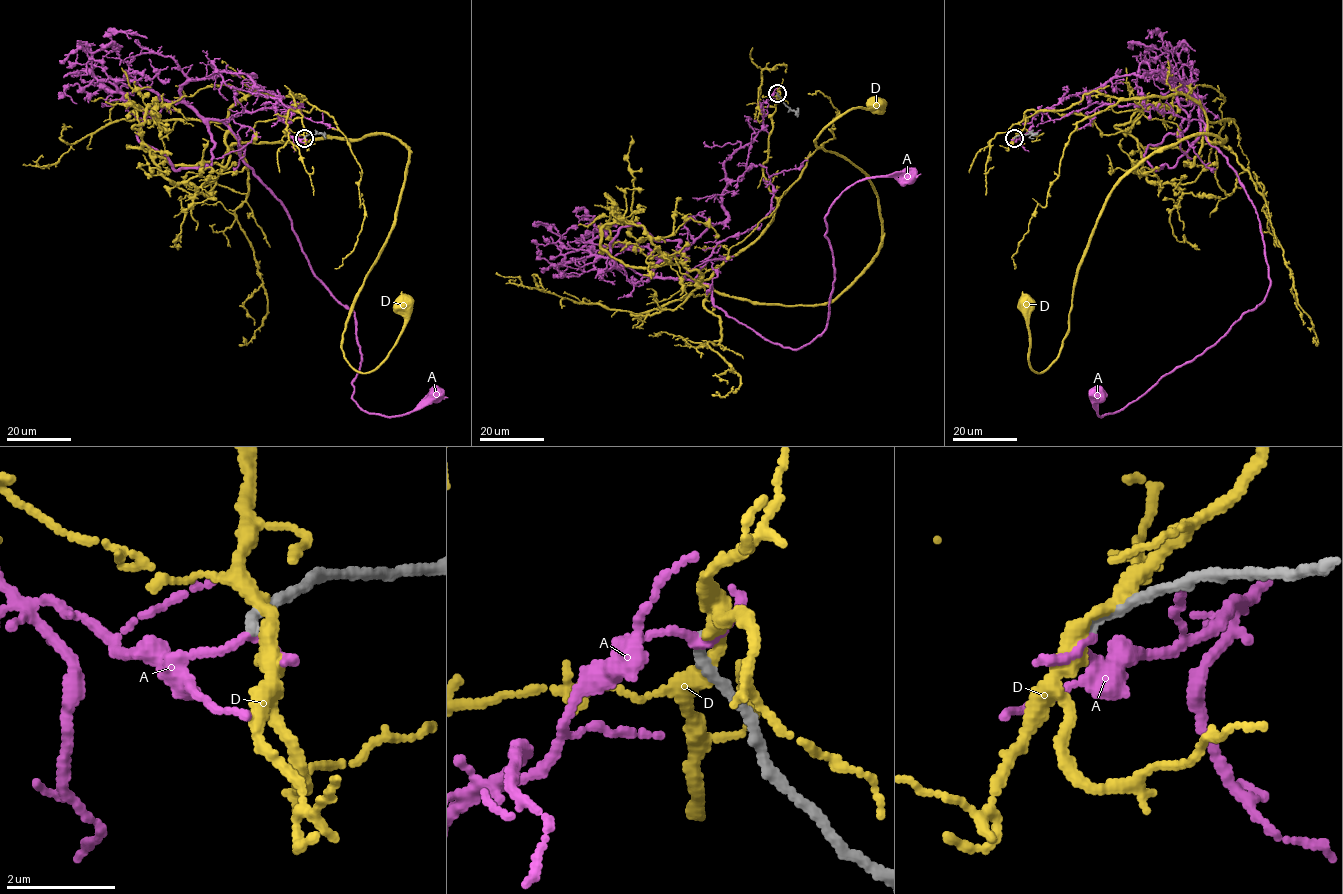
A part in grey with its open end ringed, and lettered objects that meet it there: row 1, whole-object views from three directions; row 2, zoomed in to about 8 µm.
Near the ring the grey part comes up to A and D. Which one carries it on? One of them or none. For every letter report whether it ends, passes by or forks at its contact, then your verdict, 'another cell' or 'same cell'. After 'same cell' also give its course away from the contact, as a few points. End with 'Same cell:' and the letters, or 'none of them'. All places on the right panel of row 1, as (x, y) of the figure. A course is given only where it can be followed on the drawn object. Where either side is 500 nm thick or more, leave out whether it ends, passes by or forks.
A: it passes by | another cell
D: it passes by | another cell
Same cell: none of them

